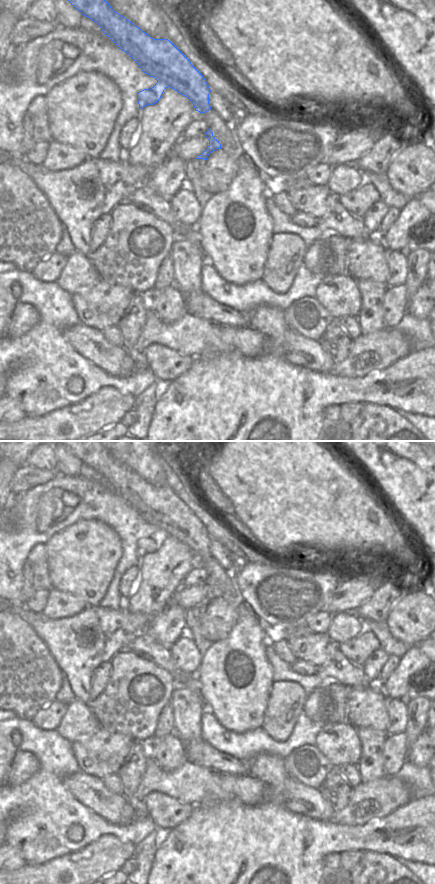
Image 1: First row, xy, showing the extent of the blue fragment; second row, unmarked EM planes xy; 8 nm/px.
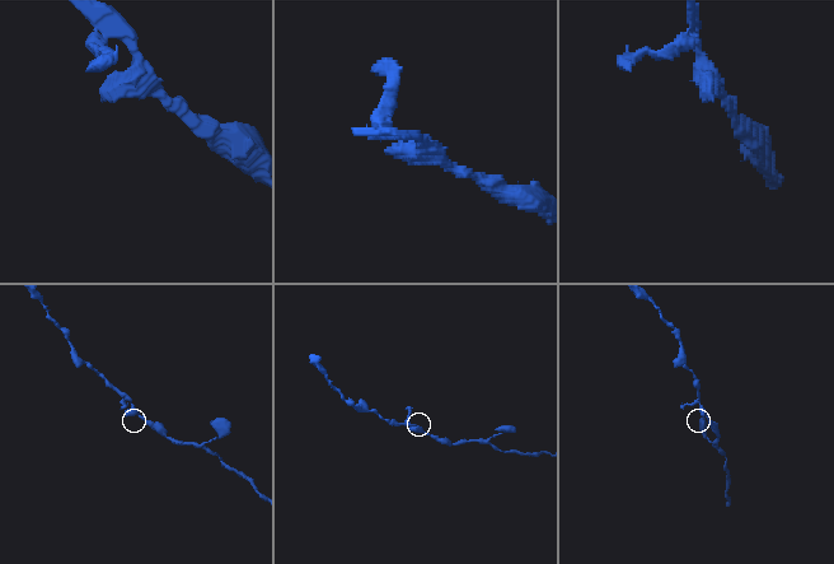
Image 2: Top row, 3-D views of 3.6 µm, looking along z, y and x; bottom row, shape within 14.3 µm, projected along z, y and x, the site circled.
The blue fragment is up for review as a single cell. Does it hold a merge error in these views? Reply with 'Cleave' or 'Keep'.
Cleave.

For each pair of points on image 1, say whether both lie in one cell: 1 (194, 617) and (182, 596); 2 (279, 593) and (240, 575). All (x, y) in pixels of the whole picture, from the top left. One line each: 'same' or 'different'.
1: different
2: same

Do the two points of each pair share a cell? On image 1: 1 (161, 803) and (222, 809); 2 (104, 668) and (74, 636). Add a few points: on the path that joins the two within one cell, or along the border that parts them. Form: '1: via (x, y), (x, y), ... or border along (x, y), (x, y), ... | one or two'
1: border along (194, 806), (192, 811), (178, 824) | two
2: border along (110, 660), (104, 661), (93, 672), (90, 685) | two

